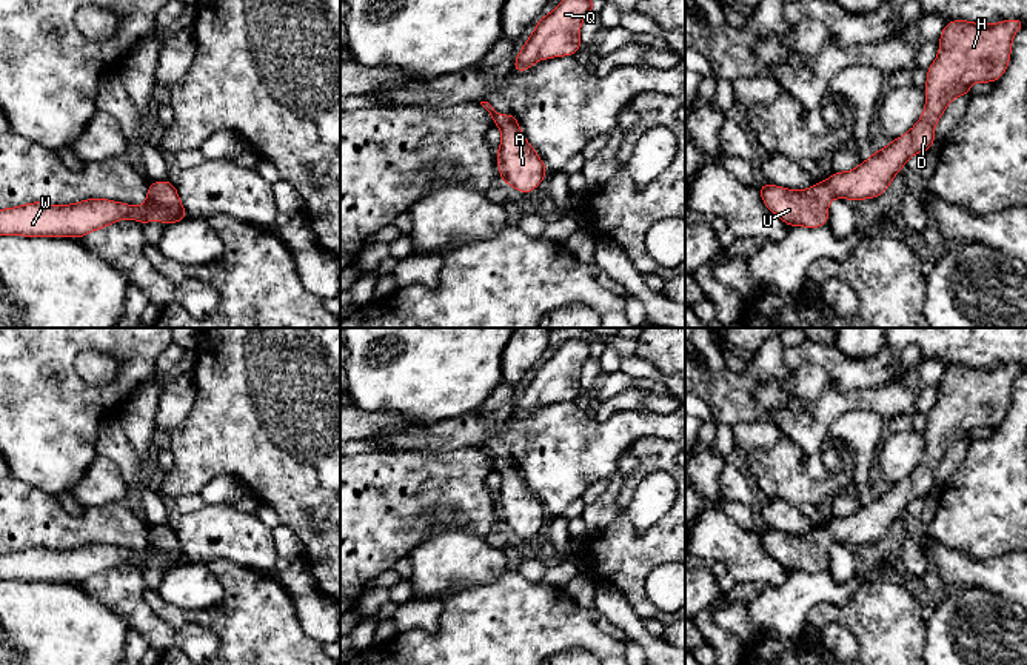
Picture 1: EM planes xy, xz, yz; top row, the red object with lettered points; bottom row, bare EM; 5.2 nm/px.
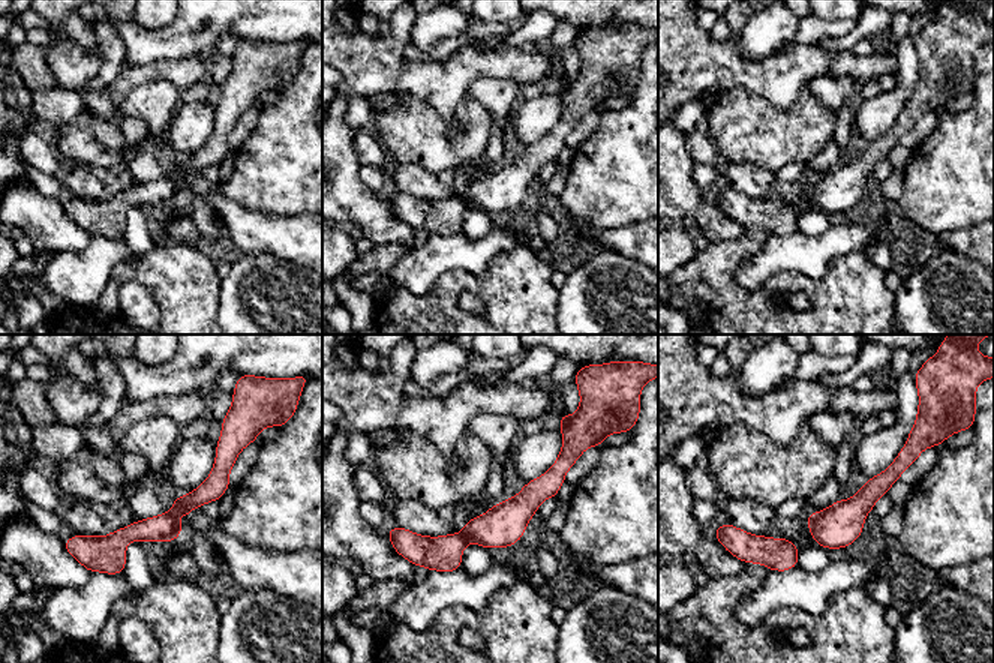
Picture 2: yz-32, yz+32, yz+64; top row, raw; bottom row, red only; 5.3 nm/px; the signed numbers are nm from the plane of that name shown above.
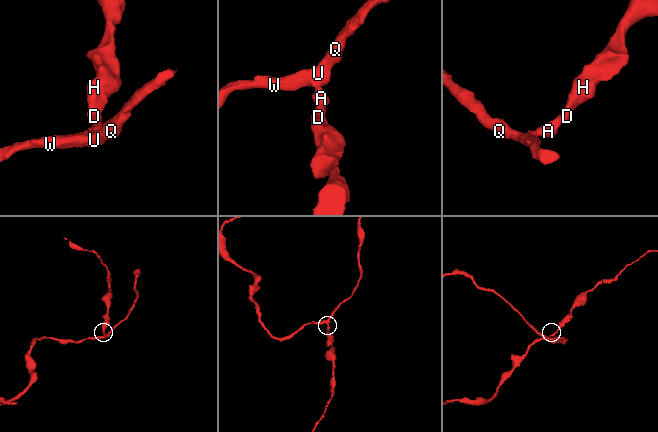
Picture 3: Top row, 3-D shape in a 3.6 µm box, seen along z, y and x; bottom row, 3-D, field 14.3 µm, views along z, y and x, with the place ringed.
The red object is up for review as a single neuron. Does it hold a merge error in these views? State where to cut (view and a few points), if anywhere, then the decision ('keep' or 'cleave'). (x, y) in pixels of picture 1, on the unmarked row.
no cut | keep

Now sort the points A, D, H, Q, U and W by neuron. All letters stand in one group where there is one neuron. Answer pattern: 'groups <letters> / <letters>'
groups A D H Q U W

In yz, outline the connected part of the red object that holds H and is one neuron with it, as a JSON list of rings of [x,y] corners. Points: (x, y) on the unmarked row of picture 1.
[[[1009,363],[999,368],[947,366],[939,380],[936,405],[927,414],[925,453],[916,470],[896,485],[888,486],[885,493],[875,496],[858,513],[845,517],[833,516],[827,526],[819,525],[802,536],[771,528],[758,531],[764,550],[788,571],[815,574],[828,570],[828,550],[835,542],[858,546],[882,540],[912,500],[925,497],[935,490],[935,471],[953,443],[970,440],[968,434],[973,428],[995,428],[1002,422],[1010,408],[1013,380],[1021,373],[1025,373],[1022,363]]]

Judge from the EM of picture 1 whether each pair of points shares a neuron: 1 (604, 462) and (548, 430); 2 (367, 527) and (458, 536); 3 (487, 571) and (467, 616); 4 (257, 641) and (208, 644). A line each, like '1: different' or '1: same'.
1: same
2: different
3: different
4: different

